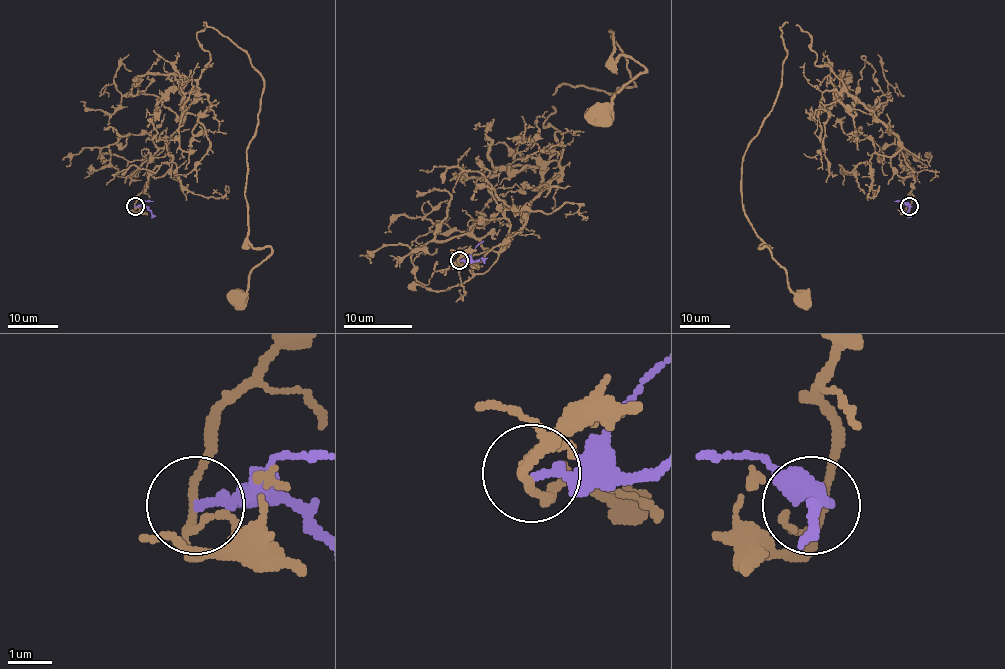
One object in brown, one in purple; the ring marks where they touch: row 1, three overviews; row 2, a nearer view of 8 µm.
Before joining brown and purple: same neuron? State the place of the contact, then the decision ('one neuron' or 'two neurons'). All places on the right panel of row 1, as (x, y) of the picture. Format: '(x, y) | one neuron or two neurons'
(909, 206) | two neurons

